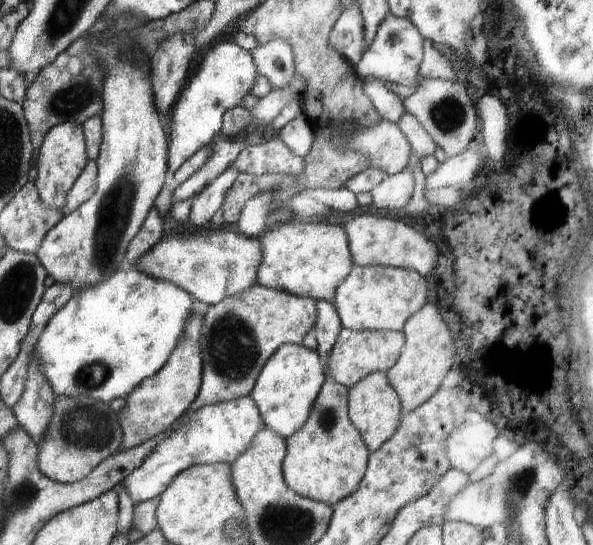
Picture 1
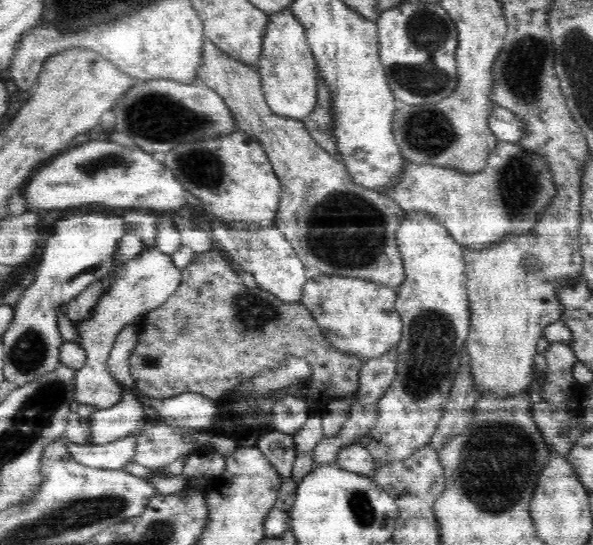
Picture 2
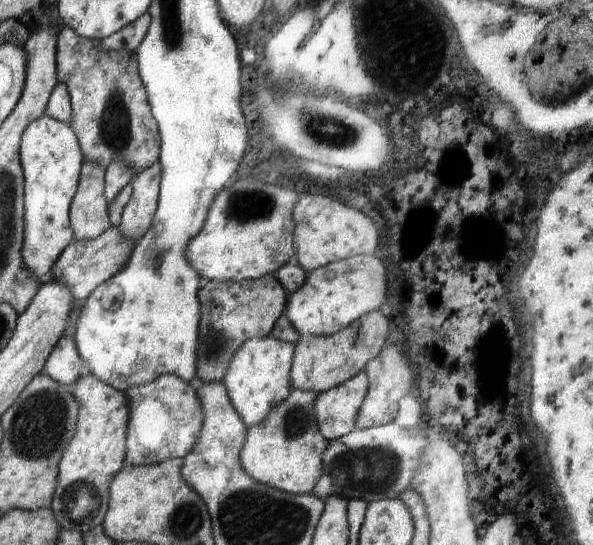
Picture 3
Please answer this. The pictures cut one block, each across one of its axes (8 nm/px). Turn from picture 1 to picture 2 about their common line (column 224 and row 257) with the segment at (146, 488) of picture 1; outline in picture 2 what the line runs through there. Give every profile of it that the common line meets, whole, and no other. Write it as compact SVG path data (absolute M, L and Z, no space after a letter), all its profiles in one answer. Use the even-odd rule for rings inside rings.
M406 212L402 216L402 224L398 226L396 232L396 240L401 253L401 258L404 264L405 279L402 284L398 286L397 289L397 299L394 308L397 313L401 316L401 321L403 324L403 331L401 339L397 344L396 349L396 376L394 380L390 383L390 386L386 389L386 392L382 394L382 397L377 401L378 405L378 418L374 423L374 426L367 432L366 440L356 441L353 443L348 443L345 447L342 447L335 458L335 463L340 468L344 470L349 470L350 472L358 473L360 476L365 476L370 480L374 480L376 476L376 468L380 462L394 462L394 460L404 460L404 458L410 458L418 448L422 446L427 446L430 442L431 436L435 433L437 429L438 422L442 418L445 412L444 406L450 398L451 388L456 380L456 374L458 374L458 368L463 359L463 349L465 348L465 340L469 335L469 324L470 324L470 309L469 309L469 298L467 295L466 277L465 277L465 261L464 250L460 245L450 236L450 233L441 225L435 221L435 218L428 214L427 212Z

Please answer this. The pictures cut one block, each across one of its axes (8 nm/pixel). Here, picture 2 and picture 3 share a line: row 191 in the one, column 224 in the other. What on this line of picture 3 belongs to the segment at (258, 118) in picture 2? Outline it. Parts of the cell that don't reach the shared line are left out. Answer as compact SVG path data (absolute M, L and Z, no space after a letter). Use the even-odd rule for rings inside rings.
M275 275L256 280L203 281L198 292L201 307L199 346L197 347L197 381L220 381L229 360L248 338L266 338L286 308L288 292Z

